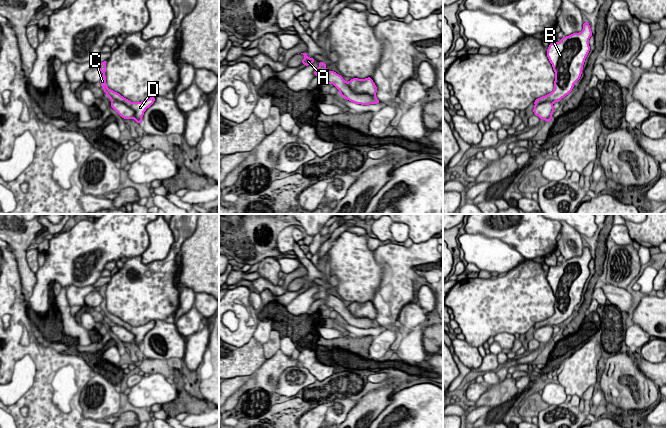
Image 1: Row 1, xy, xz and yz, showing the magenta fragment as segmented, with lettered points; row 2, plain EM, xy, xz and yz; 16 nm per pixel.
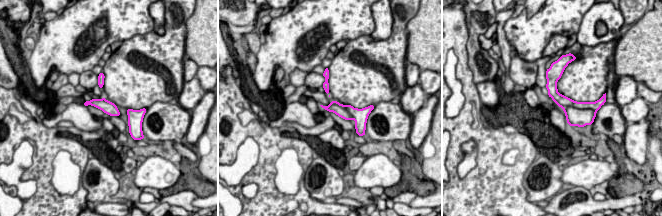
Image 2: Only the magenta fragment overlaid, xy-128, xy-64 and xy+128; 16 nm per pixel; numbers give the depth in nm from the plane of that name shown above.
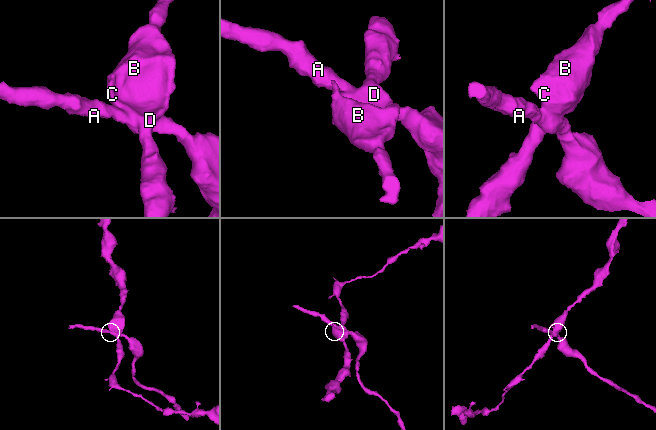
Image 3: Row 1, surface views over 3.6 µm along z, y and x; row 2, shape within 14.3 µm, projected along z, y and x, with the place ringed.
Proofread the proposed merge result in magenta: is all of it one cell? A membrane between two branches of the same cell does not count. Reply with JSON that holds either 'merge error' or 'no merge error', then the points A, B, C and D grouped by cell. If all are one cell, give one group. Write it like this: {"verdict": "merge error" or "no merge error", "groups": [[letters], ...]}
{"verdict": "merge error", "groups": [["A"], ["B", "C", "D"]]}

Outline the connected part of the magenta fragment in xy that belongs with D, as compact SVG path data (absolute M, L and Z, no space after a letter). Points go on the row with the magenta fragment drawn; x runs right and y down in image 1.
M107 60L99 64L99 69L103 73L103 76L100 80L102 89L111 100L122 102L128 107L130 107L131 109L133 109L135 111L135 117L134 117L135 121L141 124L144 112L146 111L147 108L149 108L155 102L156 97L150 97L141 102L131 102L127 98L124 98L123 96L121 96L119 93L109 89L106 83L106 75L105 75L106 64L107 64Z

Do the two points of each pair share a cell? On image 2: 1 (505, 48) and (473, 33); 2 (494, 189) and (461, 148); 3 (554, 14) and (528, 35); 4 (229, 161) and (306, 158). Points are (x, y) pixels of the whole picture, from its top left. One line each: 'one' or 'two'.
1: two
2: one
3: one
4: one

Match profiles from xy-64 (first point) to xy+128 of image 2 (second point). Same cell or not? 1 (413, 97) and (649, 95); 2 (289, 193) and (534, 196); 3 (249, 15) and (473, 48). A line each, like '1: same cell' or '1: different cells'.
1: different cells
2: different cells
3: same cell

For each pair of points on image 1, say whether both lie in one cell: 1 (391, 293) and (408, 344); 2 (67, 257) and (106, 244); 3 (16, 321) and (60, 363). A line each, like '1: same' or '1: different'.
1: different
2: same
3: same

